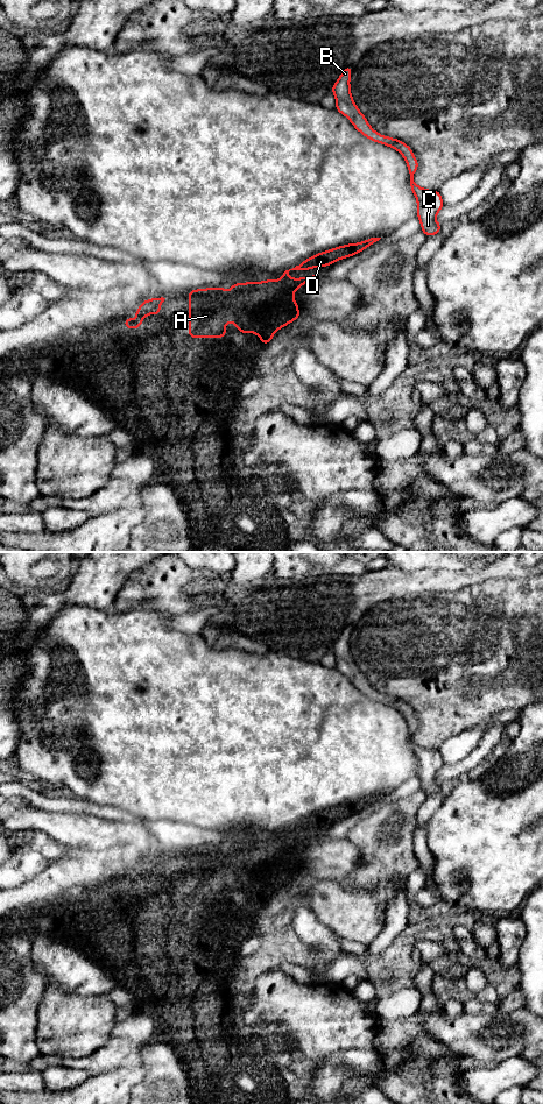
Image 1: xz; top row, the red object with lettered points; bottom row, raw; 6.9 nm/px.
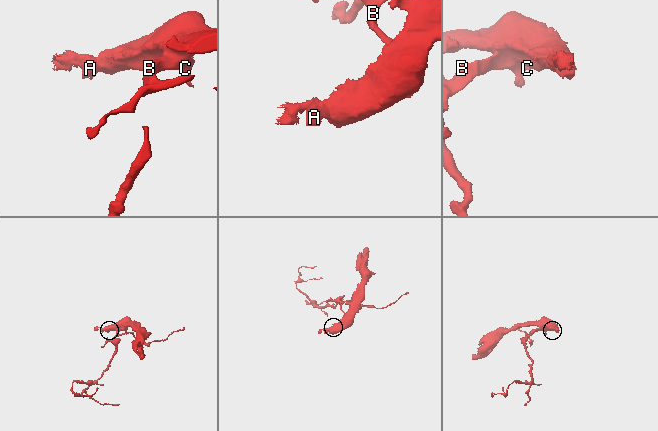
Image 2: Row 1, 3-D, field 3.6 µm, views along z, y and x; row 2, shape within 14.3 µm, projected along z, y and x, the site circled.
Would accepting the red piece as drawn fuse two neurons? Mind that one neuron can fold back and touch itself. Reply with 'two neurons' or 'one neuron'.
one neuron

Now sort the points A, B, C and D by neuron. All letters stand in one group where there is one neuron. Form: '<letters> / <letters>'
A B C D

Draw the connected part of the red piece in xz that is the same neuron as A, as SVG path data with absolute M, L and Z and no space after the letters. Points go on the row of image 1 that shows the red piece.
M371 238L358 243L344 245L318 253L292 269L285 270L280 279L262 282L237 283L231 285L227 292L225 288L207 288L191 290L189 295L189 337L190 338L224 338L226 323L233 323L240 333L255 333L263 345L272 342L276 331L301 317L298 304L294 299L294 292L309 281L319 279L318 276L304 276L302 278L289 277L290 270L308 270L311 268L327 267L338 260L355 255L381 238Z

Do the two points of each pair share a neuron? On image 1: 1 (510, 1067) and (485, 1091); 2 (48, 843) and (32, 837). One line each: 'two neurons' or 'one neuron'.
1: one neuron
2: one neuron

